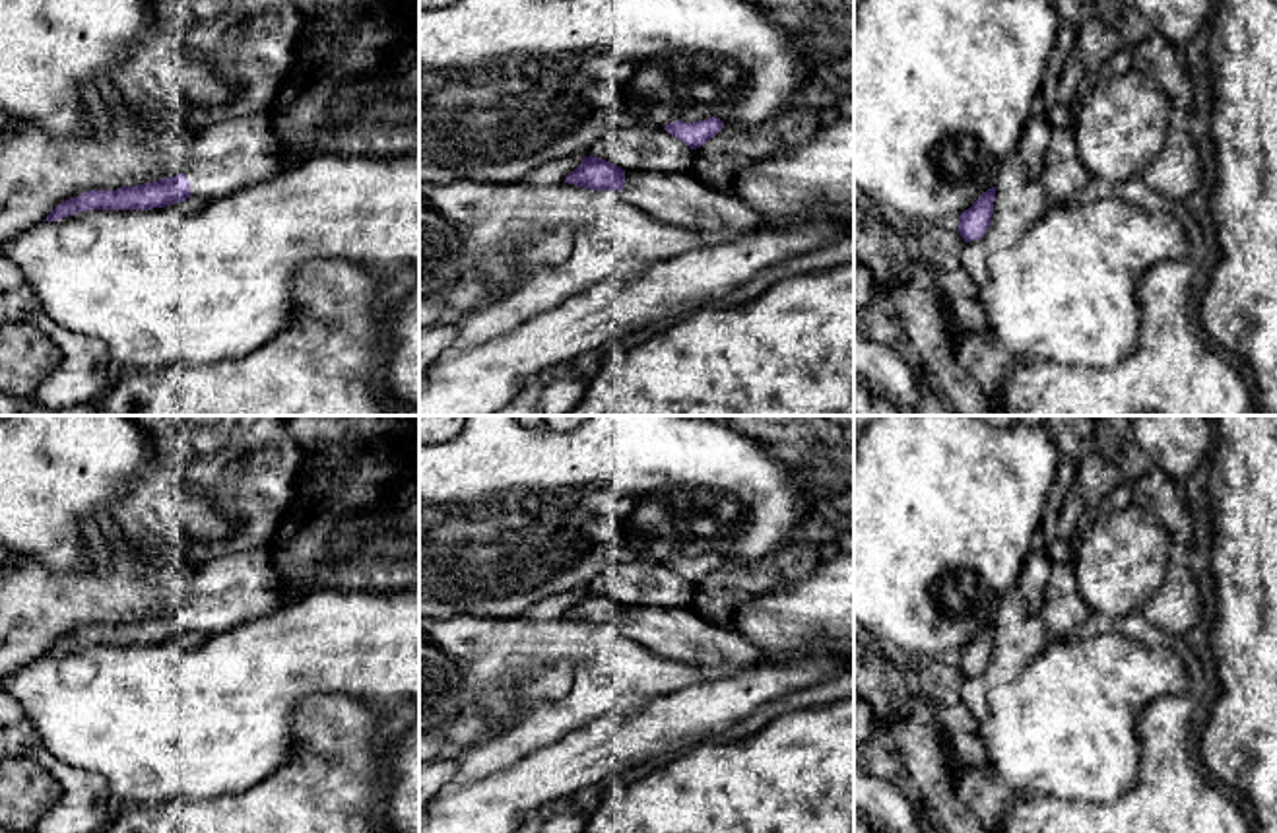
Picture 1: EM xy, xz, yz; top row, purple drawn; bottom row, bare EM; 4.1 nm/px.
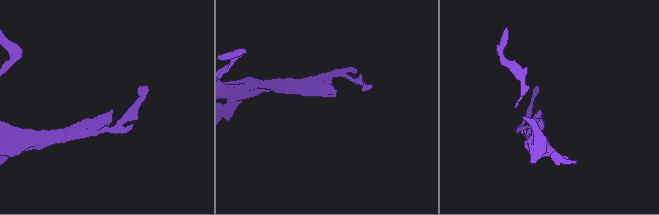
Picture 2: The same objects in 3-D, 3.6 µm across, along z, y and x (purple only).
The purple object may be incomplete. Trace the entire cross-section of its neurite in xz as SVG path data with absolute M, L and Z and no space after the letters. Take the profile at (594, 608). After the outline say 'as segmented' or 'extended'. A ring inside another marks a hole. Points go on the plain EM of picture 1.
M590 590L565 617L590 625L619 625L635 643L712 674L732 674L757 664L761 656L743 635L708 623L693 608L623 606Z; extended

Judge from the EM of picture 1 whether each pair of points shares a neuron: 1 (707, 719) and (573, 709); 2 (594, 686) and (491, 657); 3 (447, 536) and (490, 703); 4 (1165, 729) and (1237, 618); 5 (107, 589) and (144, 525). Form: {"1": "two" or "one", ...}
{"1": "two", "2": "one", "3": "two", "4": "two", "5": "two"}

